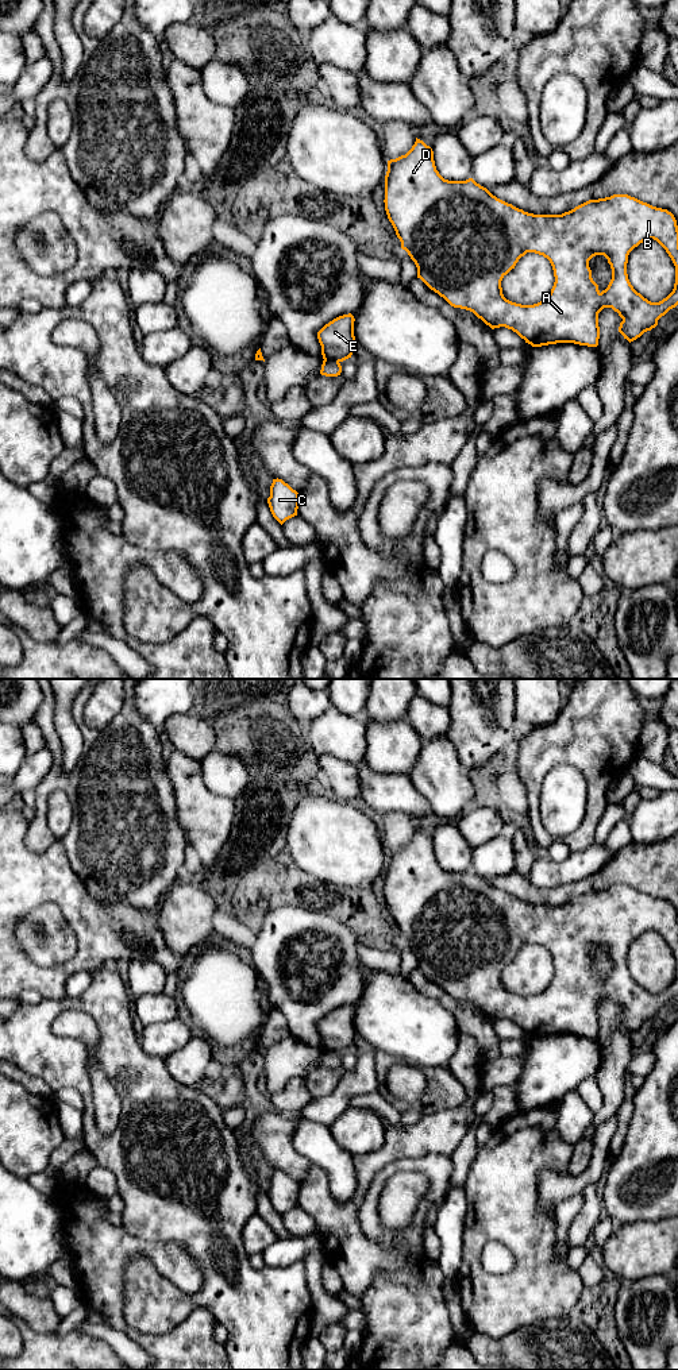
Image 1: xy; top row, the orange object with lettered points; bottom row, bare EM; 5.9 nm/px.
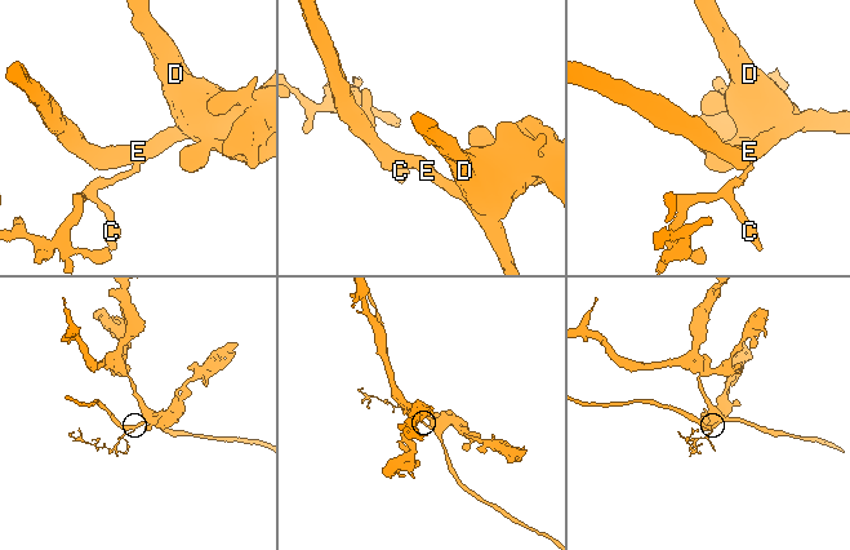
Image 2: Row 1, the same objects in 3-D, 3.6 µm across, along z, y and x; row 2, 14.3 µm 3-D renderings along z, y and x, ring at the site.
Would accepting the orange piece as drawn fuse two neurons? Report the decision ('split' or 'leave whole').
split

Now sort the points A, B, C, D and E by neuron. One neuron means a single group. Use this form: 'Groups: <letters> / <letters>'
Groups: A B D E / C

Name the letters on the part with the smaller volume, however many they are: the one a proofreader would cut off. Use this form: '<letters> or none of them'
C

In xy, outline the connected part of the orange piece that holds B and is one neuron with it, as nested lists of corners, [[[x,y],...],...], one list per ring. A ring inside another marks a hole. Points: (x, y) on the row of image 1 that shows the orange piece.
[[[416,138],[405,155],[388,161],[384,202],[401,248],[417,267],[417,278],[451,306],[473,312],[492,329],[512,329],[532,347],[556,343],[597,347],[598,313],[604,308],[619,313],[623,319],[619,332],[631,343],[678,305],[677,220],[667,209],[628,194],[589,200],[562,215],[528,213],[497,198],[473,178],[444,180],[436,170],[432,148]],[[648,239],[656,240],[675,266],[674,289],[659,302],[637,293],[627,274],[629,252]],[[527,252],[547,258],[555,277],[550,294],[533,305],[506,300],[501,287],[502,278]],[[596,255],[604,255],[612,269],[612,279],[602,292],[589,267]]]

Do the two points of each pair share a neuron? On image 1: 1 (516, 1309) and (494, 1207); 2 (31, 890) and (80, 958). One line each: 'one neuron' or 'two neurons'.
1: one neuron
2: one neuron

